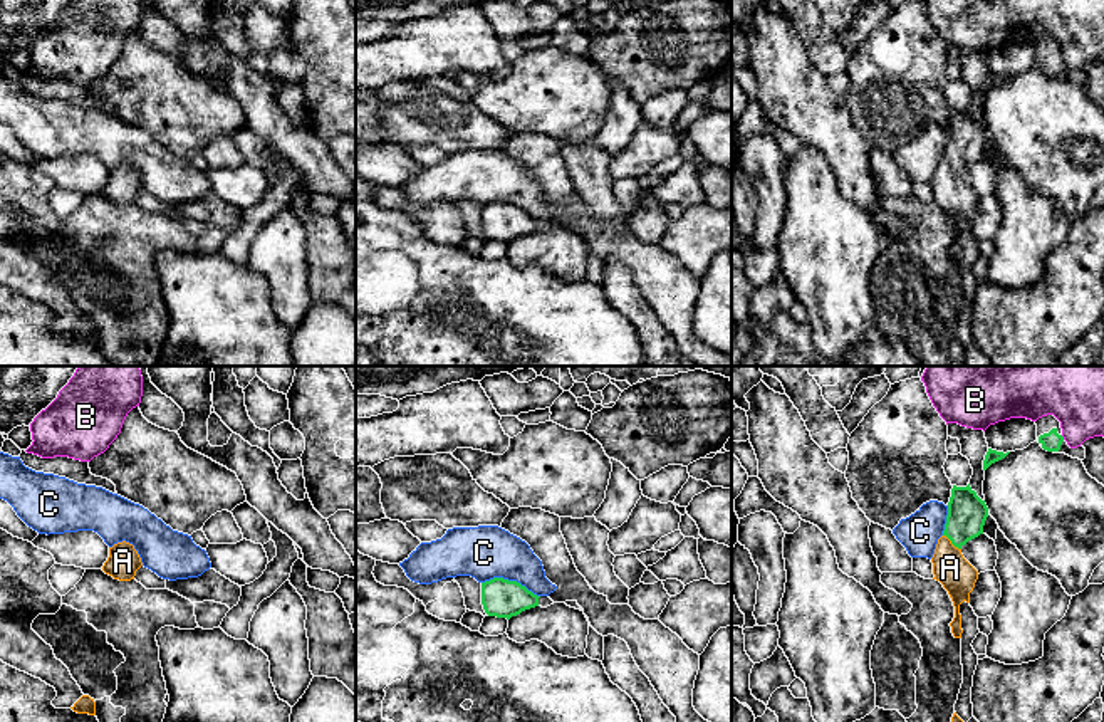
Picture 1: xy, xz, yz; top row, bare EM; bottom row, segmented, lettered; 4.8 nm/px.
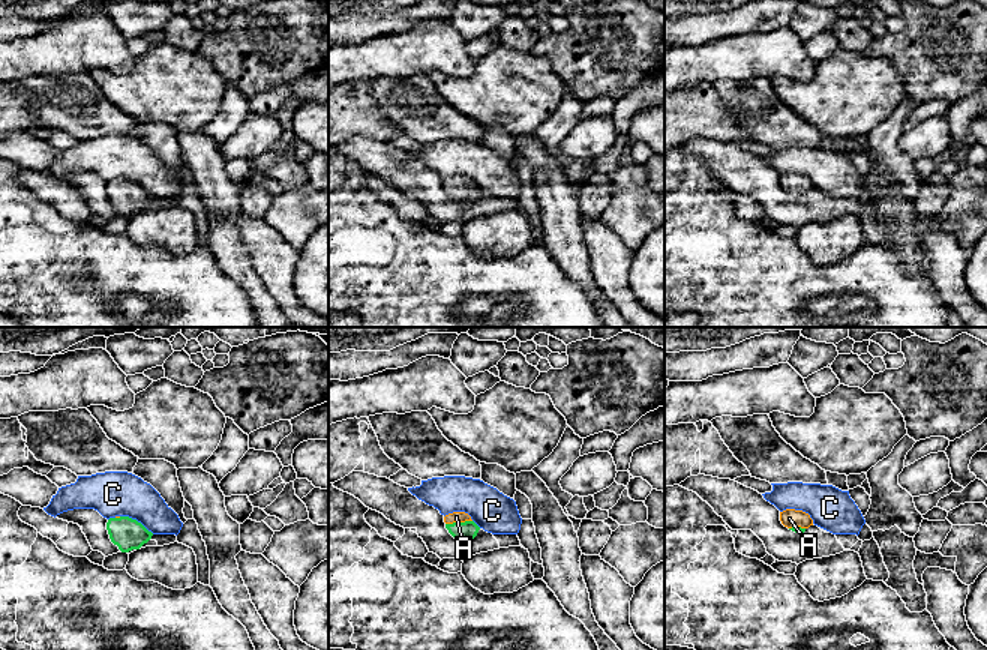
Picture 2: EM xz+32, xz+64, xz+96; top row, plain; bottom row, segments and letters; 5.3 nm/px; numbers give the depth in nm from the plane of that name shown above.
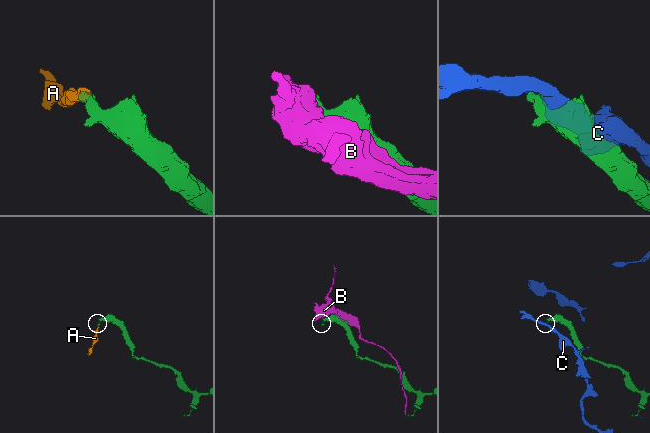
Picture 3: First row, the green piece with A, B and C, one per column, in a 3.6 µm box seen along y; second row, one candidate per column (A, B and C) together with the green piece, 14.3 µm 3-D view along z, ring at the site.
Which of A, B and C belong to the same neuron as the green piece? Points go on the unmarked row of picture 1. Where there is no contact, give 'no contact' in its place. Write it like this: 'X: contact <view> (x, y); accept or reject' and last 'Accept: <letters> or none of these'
A: contact yz (952, 167); accept
B: contact yz (1062, 61); reject
C: contact xz (510, 205); reject
Accept: A

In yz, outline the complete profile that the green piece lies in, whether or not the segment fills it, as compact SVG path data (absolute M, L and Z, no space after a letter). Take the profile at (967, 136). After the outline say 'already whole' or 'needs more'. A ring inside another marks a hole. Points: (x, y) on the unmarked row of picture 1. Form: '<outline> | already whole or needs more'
M970 107L966 111L953 109L945 154L931 186L933 203L943 208L955 230L955 242L950 247L955 262L961 262L963 257L960 228L970 227L970 217L978 203L978 195L963 181L961 171L983 158L987 141L988 131Z | needs more

